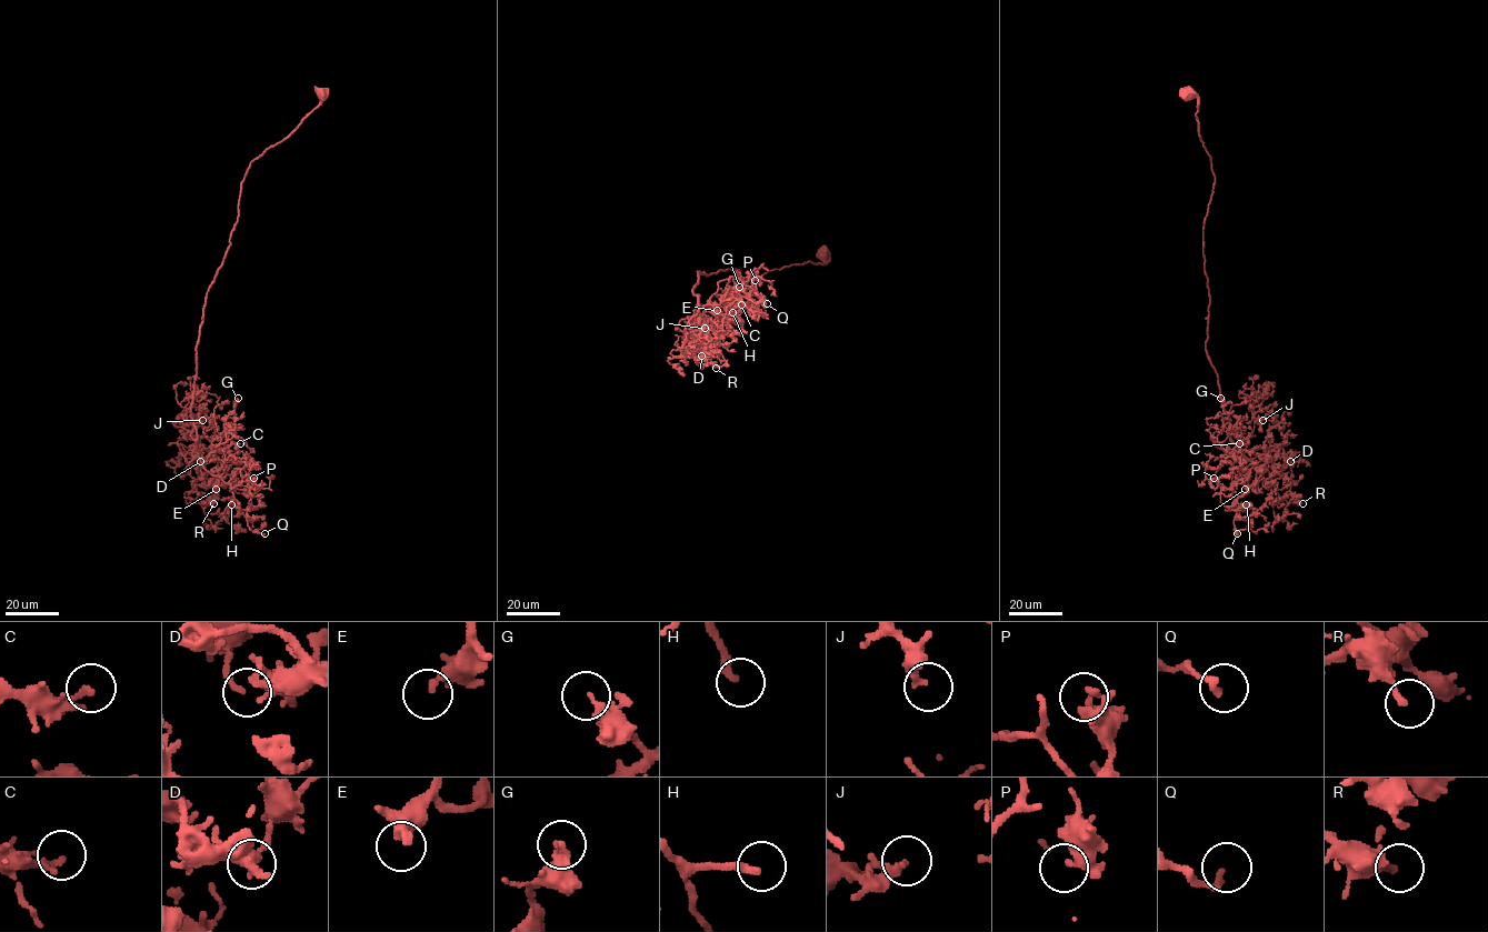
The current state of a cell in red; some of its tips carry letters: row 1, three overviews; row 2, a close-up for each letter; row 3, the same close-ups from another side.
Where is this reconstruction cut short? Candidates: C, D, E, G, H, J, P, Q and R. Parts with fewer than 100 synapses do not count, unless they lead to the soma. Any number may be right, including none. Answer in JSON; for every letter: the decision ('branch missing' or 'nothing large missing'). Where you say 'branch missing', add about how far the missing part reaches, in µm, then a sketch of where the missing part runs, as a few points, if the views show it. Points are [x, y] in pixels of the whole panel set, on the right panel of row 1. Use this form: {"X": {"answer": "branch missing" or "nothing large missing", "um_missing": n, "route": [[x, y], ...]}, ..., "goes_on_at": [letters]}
{"C": {"answer": "nothing large missing"}, "D": {"answer": "nothing large missing"}, "E": {"answer": "nothing large missing"}, "G": {"answer": "nothing large missing"}, "H": {"answer": "branch missing", "um_missing": 20, "route": [[1246, 504], [1255, 517], [1270, 502]]}, "J": {"answer": "nothing large missing"}, "P": {"answer": "nothing large missing"}, "Q": {"answer": "nothing large missing"}, "R": {"answer": "nothing large missing"}, "goes_on_at": ["H"]}

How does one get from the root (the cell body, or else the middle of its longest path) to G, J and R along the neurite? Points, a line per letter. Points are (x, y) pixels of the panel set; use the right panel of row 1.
G: (1188, 93), (1215, 177), (1204, 227), (1206, 351), (1240, 462), (1214, 443), (1220, 398)
J: (1188, 93), (1198, 99), (1198, 133), (1215, 177), (1204, 227), (1207, 356), (1230, 439), (1239, 443), (1262, 420)
R: (1188, 93), (1198, 99), (1198, 133), (1215, 177), (1204, 227), (1207, 356), (1230, 440), (1280, 498), (1302, 503)

